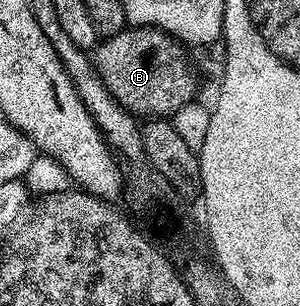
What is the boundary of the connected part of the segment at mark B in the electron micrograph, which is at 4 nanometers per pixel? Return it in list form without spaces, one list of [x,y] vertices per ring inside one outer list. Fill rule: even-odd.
[[[132,26],[127,30],[103,37],[97,43],[90,59],[96,73],[102,78],[106,90],[126,111],[137,118],[172,118],[182,106],[193,103],[192,95],[196,92],[196,76],[188,65],[185,45],[181,41],[165,34],[160,28]]]

